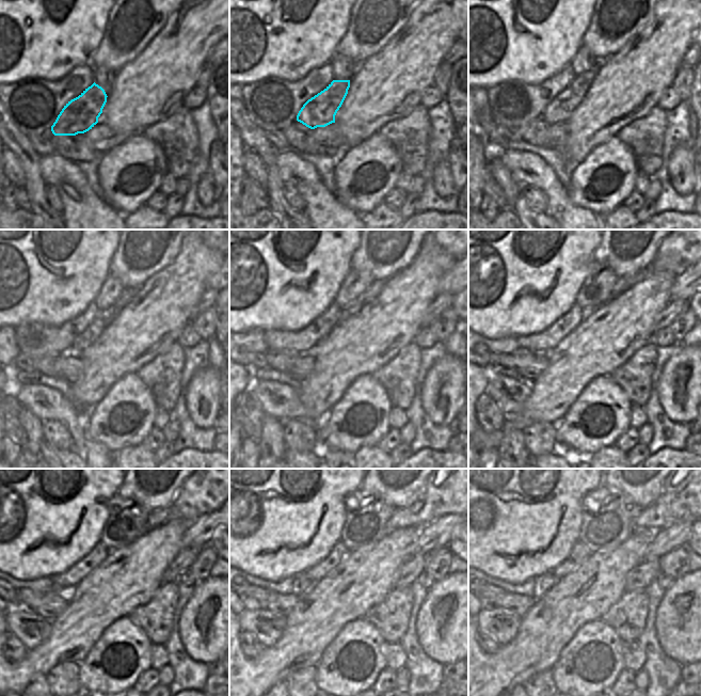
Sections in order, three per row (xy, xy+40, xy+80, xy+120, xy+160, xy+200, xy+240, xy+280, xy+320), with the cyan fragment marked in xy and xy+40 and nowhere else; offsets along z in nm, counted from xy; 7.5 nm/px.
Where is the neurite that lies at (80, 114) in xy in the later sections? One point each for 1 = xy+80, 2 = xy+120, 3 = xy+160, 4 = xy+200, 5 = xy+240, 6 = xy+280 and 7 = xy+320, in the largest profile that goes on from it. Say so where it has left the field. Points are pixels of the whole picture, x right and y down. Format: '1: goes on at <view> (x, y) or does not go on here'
1: goes on at xy+80 (559, 110)
2: goes on at xy+120 (102, 318)
3: goes on at xy+160 (372, 291)
4: goes on at xy+200 (679, 251)
5: goes on at xy+240 (206, 490)
6: goes on at xy+280 (446, 490)
7: goes on at xy+320 (685, 496)

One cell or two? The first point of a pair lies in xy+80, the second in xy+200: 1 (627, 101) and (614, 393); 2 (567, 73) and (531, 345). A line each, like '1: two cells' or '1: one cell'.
1: two cells
2: one cell

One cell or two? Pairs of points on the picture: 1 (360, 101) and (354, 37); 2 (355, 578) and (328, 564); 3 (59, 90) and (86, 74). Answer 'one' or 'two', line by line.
1: two
2: two
3: one

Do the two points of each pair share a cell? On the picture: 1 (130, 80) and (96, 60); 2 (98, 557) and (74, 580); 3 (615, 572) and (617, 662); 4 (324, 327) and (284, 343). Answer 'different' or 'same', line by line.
1: different
2: same
3: different
4: same

